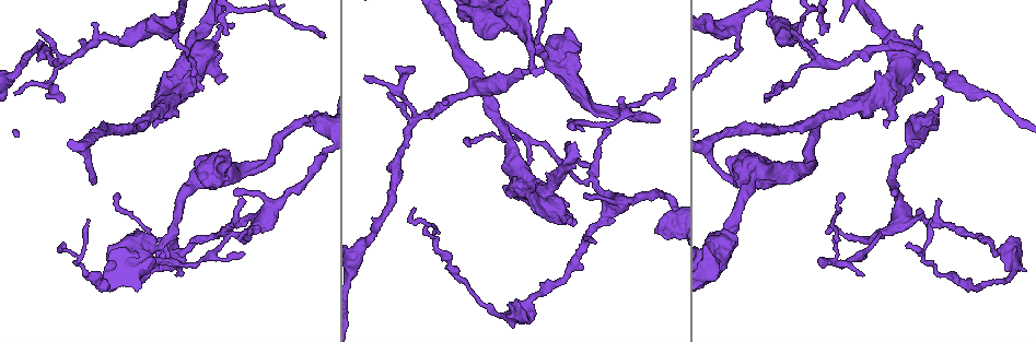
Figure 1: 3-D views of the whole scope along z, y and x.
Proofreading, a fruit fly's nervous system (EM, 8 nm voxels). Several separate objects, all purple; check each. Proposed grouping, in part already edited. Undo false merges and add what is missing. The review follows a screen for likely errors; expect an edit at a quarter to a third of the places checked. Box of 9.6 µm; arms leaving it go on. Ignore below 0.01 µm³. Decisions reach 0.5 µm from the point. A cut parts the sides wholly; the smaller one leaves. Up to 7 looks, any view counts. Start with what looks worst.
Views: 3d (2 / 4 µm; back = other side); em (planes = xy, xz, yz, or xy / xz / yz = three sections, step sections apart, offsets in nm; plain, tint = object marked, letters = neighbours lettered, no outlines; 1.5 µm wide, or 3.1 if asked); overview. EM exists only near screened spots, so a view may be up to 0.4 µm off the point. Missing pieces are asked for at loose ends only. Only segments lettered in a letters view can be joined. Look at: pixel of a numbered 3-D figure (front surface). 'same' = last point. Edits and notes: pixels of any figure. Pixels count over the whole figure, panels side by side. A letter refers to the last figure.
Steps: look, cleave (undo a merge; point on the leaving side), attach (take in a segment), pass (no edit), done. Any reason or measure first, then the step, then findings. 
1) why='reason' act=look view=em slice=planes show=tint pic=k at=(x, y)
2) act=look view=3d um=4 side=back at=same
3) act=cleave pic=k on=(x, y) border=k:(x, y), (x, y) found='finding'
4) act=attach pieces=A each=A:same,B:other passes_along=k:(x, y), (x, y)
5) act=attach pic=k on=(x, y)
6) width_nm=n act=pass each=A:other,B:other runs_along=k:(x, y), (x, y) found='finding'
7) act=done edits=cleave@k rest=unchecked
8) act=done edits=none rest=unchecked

why='long arm stops here' act=look view=3d um=4 pic=1 at=(307, 119)

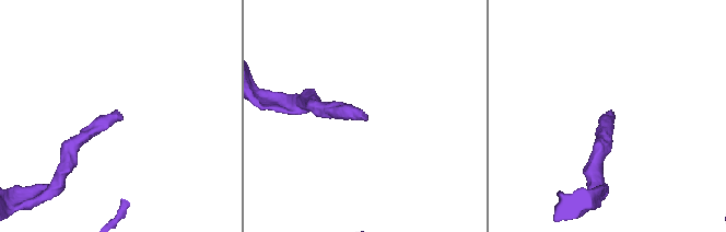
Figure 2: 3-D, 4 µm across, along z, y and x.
act=look view=em slice=planes show=plain pic=2 at=(613, 120)

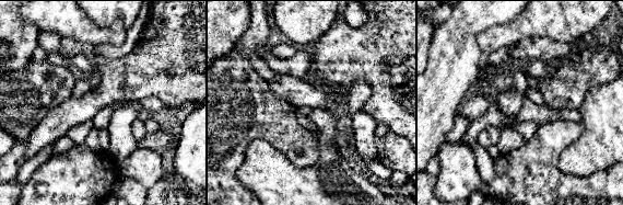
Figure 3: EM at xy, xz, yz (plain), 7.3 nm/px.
act=look view=em slice=planes show=letters at=same

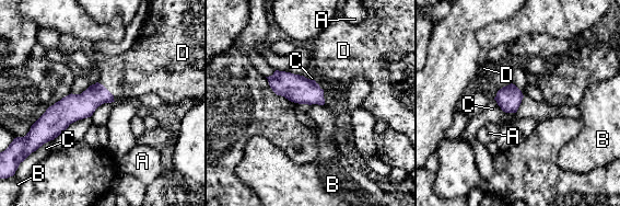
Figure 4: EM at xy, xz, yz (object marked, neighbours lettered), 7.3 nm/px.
act=attach pieces=D each=A:other,B:other,C:other,D:same passes_along=4:(295, 88), (323, 92), (337, 61) found='it goes on there'

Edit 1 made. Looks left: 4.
why='see it whole again' act=look view=overview

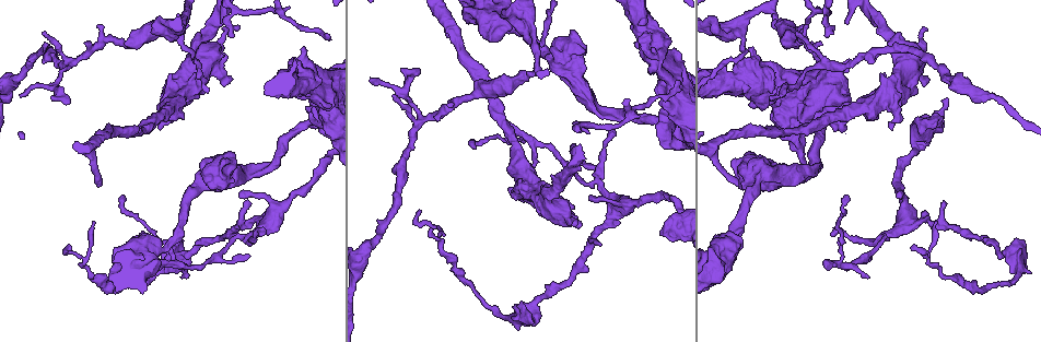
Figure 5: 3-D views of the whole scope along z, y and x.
act=look view=3d um=4 pic=5 at=(165, 37)

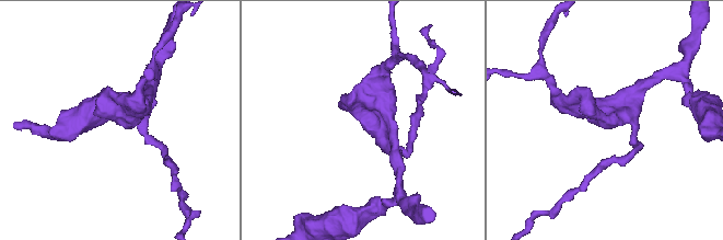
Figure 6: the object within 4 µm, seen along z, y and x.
why='now the EM' act=look view=em slice=planes show=letters pic=6 at=(114, 118)

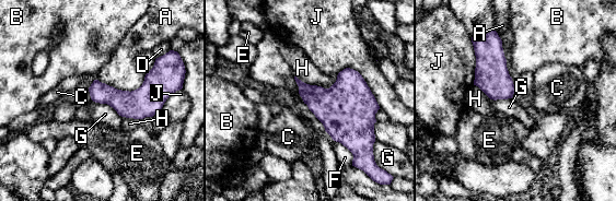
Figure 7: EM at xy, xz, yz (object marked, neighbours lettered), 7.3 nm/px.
width_nm=180 longest_contact=J:420nm act=pass each=A:other,B:other,C:other,D:other,E:other,F:other,G:other,H:other,J:other found='one neuron here'

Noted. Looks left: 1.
why='thin end' act=look view=em slice=xz step=4 show=letters pic=5 at=(735, 185)

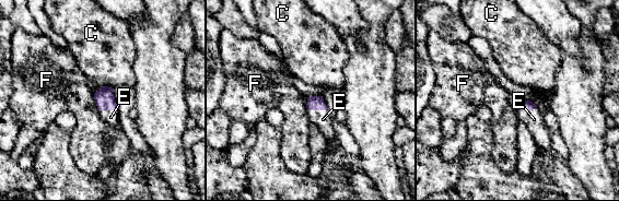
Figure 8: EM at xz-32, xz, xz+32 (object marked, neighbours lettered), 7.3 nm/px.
width_nm=80 act=attach pieces=E each=C:other,E:same,F:other found='it goes on there'

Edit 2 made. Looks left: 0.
act=done edits=attach@4,attach@8 rest=unchecked

